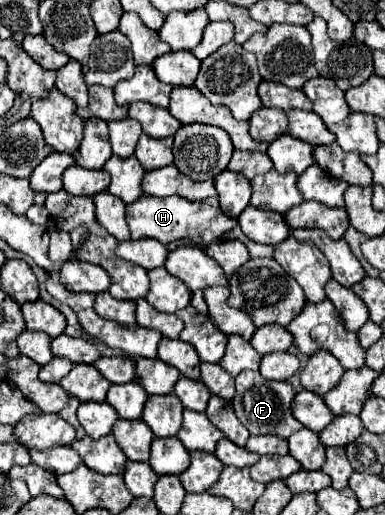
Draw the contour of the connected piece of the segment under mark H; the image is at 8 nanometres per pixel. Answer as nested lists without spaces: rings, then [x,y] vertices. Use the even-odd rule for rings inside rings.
[[[143,195],[141,199],[127,205],[127,225],[131,229],[131,239],[141,237],[153,237],[161,241],[163,245],[171,241],[183,241],[189,239],[195,245],[209,245],[229,233],[237,227],[237,219],[225,217],[225,213],[219,207],[217,197],[207,197],[201,201],[187,201],[183,197],[171,195],[171,197],[151,197]]]

